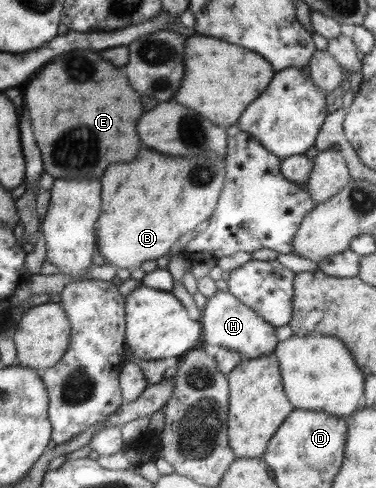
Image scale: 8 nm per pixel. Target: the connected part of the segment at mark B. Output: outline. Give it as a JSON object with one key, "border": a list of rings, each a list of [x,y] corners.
{"border":[[[143,147],[131,163],[109,165],[99,178],[103,209],[97,218],[97,249],[106,263],[132,270],[145,261],[155,261],[170,253],[177,238],[190,234],[202,221],[210,219],[225,183],[225,156],[216,152],[189,157],[167,157],[153,149]]]}

